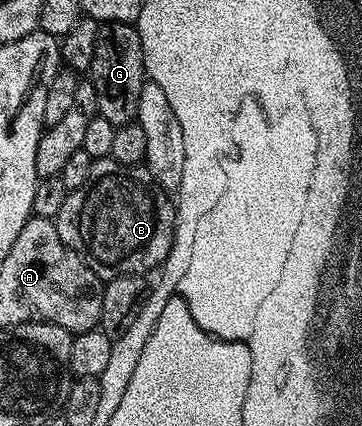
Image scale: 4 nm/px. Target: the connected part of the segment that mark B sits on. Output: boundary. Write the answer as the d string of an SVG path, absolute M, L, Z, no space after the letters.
M109 157L93 161L90 177L86 177L85 183L78 185L78 189L68 192L66 205L62 205L62 213L56 215L54 222L58 237L62 237L64 244L82 257L82 261L101 281L120 275L143 276L146 271L155 272L168 258L176 236L176 205L169 192L156 184L147 166L127 167Z

